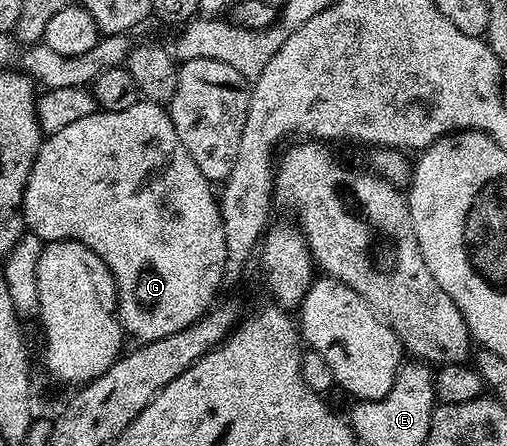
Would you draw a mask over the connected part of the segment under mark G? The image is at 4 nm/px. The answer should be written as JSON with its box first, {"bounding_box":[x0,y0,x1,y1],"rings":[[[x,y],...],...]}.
{"bounding_box":[23,99,227,343],"rings":[[[140,99],[126,111],[85,115],[44,140],[25,187],[23,224],[44,243],[79,241],[92,249],[115,280],[117,312],[124,330],[146,343],[187,329],[216,304],[227,252],[223,216],[216,190],[211,189],[212,182],[201,175],[177,139],[170,112],[154,101]]]}

